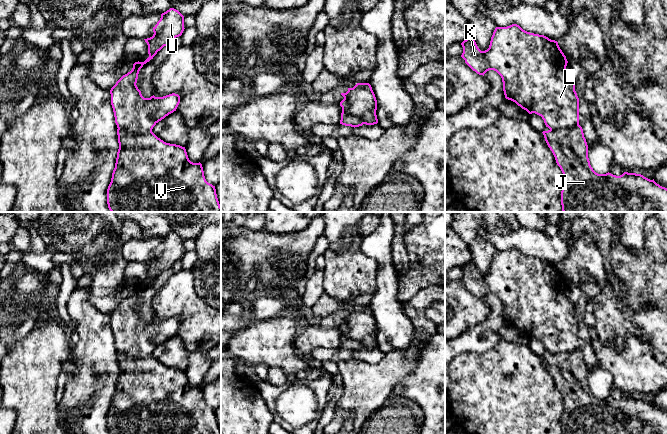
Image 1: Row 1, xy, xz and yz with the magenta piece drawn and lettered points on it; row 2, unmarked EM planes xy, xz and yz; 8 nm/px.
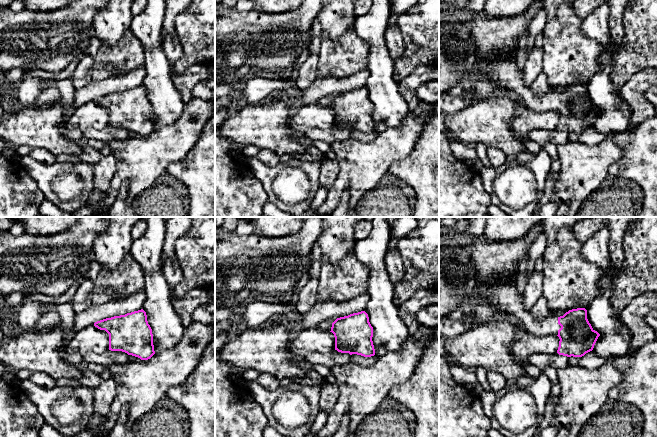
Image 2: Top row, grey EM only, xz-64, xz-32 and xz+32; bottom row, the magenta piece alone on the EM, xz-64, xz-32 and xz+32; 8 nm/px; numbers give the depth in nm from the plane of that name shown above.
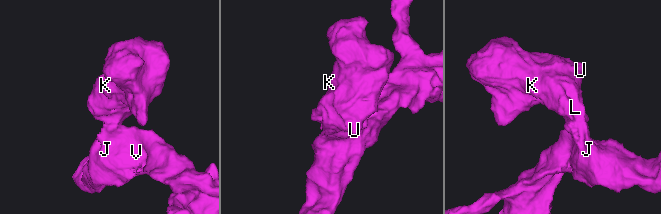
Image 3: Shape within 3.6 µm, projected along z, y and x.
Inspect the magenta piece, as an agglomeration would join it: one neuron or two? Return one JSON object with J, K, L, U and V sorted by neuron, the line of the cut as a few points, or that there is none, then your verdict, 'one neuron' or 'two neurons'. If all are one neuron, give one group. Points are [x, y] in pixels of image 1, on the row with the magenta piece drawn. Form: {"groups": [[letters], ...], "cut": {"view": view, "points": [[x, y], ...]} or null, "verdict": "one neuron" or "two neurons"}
{"groups": [["J", "V"], ["K", "L", "U"]], "cut": {"view": "xy", "points": [[118, 127], [139, 133], [151, 132]]}, "verdict": "two neurons"}

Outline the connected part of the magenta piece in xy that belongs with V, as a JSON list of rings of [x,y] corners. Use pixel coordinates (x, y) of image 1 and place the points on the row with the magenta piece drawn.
[[[118,128],[117,135],[119,149],[107,189],[111,212],[221,212],[215,186],[206,181],[202,164],[189,160],[185,147],[166,143],[153,132],[139,134]]]

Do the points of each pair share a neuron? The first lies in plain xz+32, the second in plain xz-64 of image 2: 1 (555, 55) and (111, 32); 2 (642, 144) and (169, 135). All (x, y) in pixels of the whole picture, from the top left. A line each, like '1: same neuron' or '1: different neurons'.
1: different neurons
2: different neurons

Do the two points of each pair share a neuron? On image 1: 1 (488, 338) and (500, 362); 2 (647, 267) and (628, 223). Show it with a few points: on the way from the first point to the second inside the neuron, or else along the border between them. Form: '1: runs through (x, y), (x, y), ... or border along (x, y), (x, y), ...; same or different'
1: border along (501, 338), (486, 351), (470, 353); different
2: border along (645, 228), (645, 245), (637, 253); different

